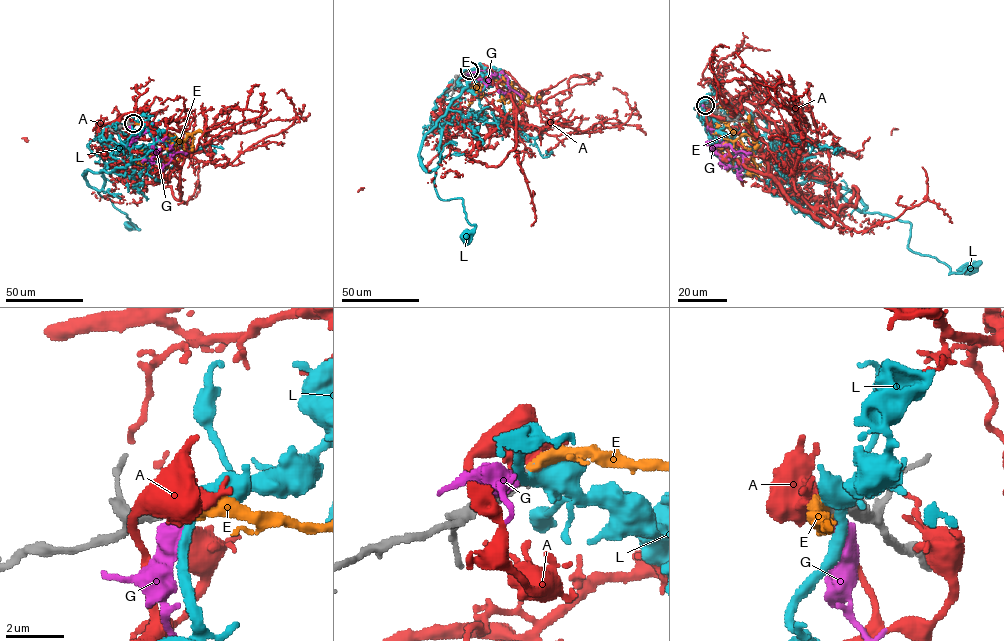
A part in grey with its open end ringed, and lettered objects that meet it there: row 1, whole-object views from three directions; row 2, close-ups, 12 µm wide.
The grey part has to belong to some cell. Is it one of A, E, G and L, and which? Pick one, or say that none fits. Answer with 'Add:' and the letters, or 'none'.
Add: E

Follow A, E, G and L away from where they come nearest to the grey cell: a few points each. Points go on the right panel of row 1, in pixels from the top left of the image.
A: (706, 105), (716, 152), (814, 215), (794, 182), (835, 200), (720, 88), (722, 59), (770, 50)
E: (706, 105), (711, 106), (730, 131), (727, 144), (732, 165), (754, 164), (755, 170)
G: (706, 105), (709, 127), (706, 122), (707, 118), (712, 133), (743, 157), (739, 173), (742, 180)
L: (706, 105), (705, 130), (736, 172), (847, 187), (865, 213), (909, 222), (910, 250), (950, 274), (971, 267)

